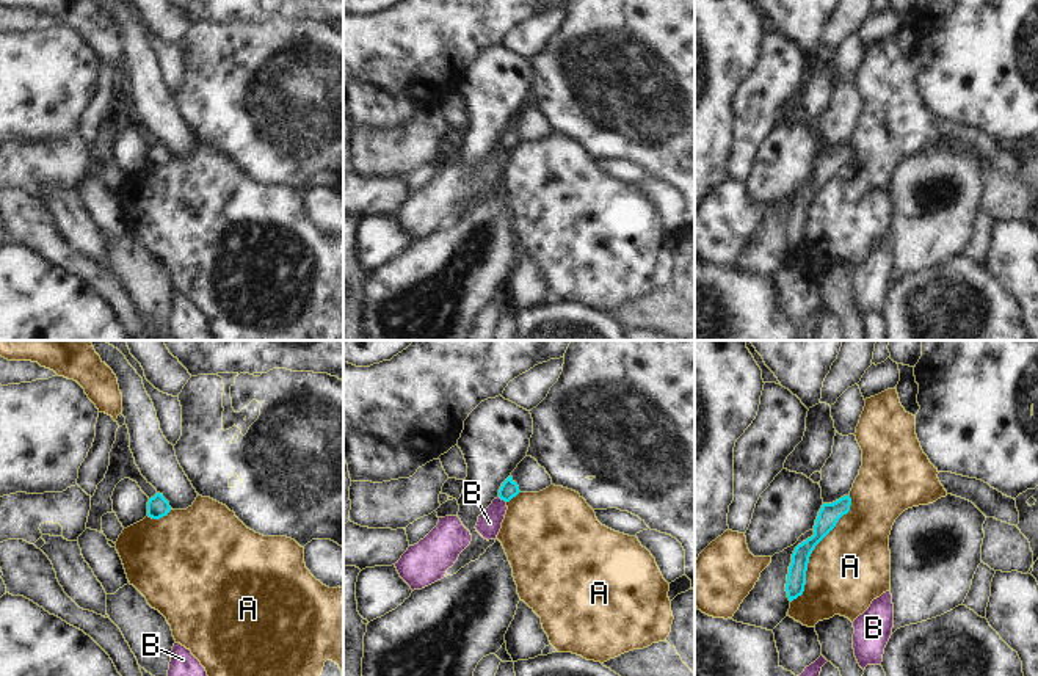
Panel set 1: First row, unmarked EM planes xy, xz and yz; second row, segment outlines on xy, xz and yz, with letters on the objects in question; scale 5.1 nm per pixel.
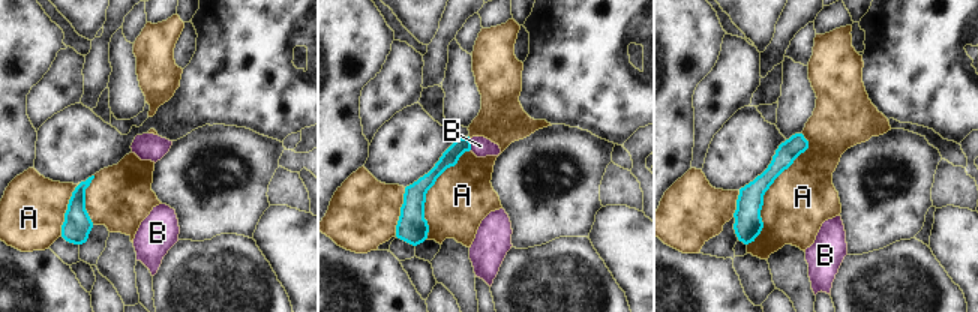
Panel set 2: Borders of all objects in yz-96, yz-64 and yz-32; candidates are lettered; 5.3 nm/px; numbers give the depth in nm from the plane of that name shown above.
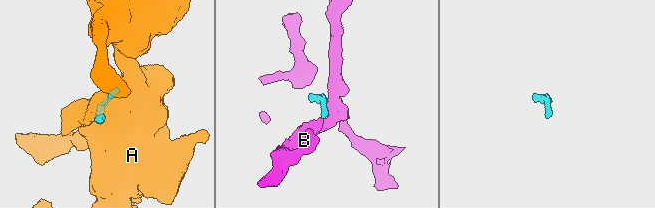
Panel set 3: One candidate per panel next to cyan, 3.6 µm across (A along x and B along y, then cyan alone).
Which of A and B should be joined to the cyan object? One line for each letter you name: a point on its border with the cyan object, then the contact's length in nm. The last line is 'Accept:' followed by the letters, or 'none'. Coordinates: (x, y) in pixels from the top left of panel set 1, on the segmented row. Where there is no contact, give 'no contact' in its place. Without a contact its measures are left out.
Accept: none

